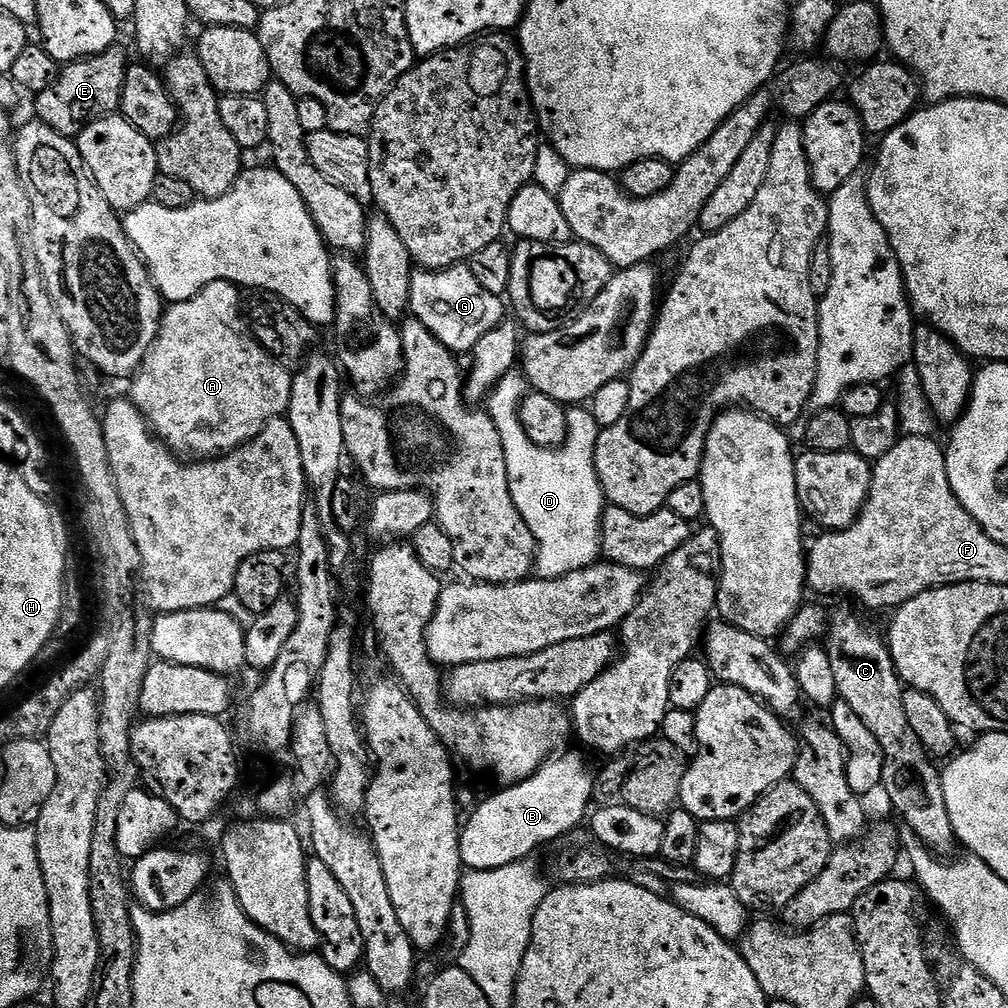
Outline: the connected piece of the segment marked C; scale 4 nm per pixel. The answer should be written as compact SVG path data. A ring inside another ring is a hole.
M844 608L841 612L832 612L830 627L826 632L826 649L830 663L834 668L834 679L837 682L837 694L839 699L848 703L862 722L870 729L870 734L878 738L882 750L882 792L888 795L892 808L904 819L903 825L914 830L918 838L933 854L948 854L952 847L957 847L958 841L954 834L954 826L950 822L950 814L946 810L946 794L944 782L939 767L935 768L933 761L925 752L922 742L918 742L918 734L910 727L910 721L906 718L906 706L902 706L906 688L901 684L900 676L896 673L896 667L892 661L892 655L888 649L885 637L880 636L860 616L855 616L850 609Z

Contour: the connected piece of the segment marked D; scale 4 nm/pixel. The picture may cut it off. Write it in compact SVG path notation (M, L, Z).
M516 370L508 372L506 378L499 380L492 389L486 411L494 426L498 426L498 438L502 438L502 450L506 454L506 474L510 482L510 494L514 498L514 506L518 506L518 514L522 514L526 526L530 526L530 534L534 534L536 539L535 575L542 580L553 580L562 578L566 574L574 574L574 570L588 568L591 564L597 563L602 556L600 523L604 517L606 501L594 466L598 429L591 411L572 410L568 412L568 433L564 444L560 448L538 446L530 442L530 438L526 438L526 430L522 430L520 401L525 395L525 377Z

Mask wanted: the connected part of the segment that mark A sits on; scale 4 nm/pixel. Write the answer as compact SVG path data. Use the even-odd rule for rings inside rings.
M225 280L210 282L194 298L186 302L168 304L164 309L164 315L160 317L160 329L156 340L152 343L152 349L148 357L144 359L138 371L131 377L132 393L130 399L138 411L144 415L153 432L172 449L173 453L180 458L215 458L241 448L246 442L250 442L271 422L271 420L283 417L290 406L290 390L292 389L293 373L271 352L267 352L248 330L248 321L242 315L242 292L239 287Z

